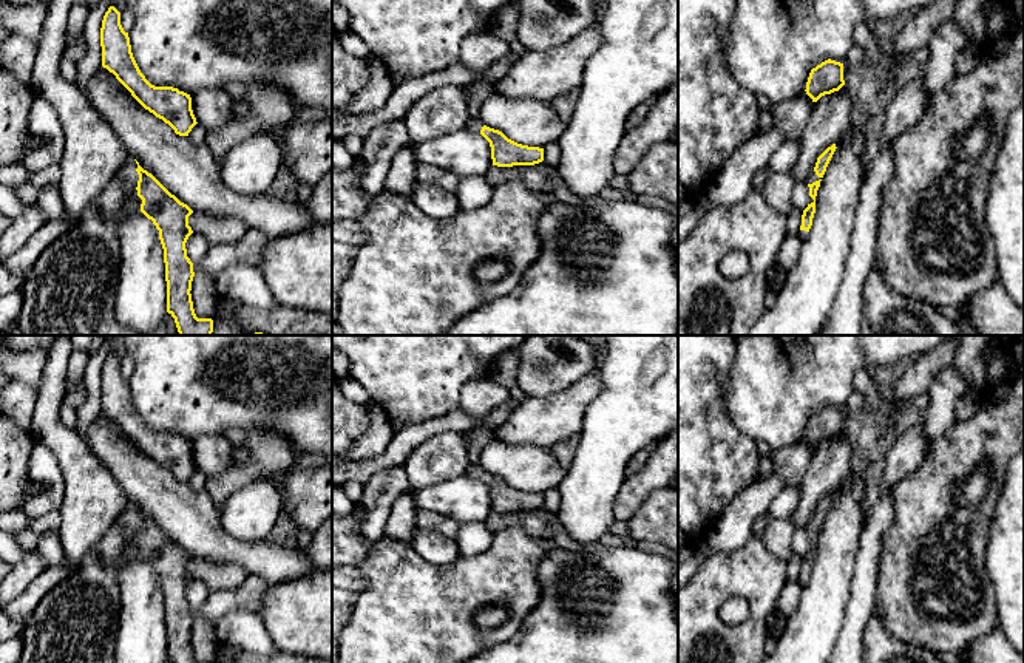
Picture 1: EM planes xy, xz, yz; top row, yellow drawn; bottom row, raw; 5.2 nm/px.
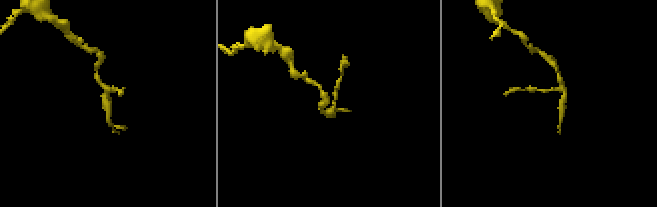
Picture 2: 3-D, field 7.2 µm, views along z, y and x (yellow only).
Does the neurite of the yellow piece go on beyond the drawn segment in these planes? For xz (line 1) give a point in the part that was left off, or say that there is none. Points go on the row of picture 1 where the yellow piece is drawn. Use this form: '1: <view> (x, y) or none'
1: xz (474, 124)

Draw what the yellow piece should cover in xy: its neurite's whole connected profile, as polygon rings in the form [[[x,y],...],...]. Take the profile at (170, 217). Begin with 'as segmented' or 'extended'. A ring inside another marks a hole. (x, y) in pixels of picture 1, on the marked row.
extended; [[[133,156],[119,175],[86,204],[80,224],[73,233],[53,241],[32,264],[22,287],[19,326],[23,335],[128,335],[128,329],[116,318],[114,300],[120,264],[119,229],[131,189],[136,189],[142,199],[141,212],[159,230],[165,263],[167,312],[175,318],[179,335],[212,335],[213,320],[196,317],[190,294],[195,272],[185,243],[193,233],[188,226],[193,210],[144,170]]]

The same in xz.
extended; [[[471,117],[466,128],[480,133],[490,142],[493,165],[534,165],[544,161],[544,148],[517,144],[502,131],[483,125],[479,117]]]

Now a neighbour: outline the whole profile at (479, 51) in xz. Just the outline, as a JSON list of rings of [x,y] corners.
[[[490,31],[476,32],[463,39],[460,45],[460,63],[476,73],[487,73],[496,62],[507,57],[510,43]]]

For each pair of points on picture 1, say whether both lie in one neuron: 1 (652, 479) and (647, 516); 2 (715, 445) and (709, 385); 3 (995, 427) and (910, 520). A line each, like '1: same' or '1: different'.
1: different
2: same
3: same

